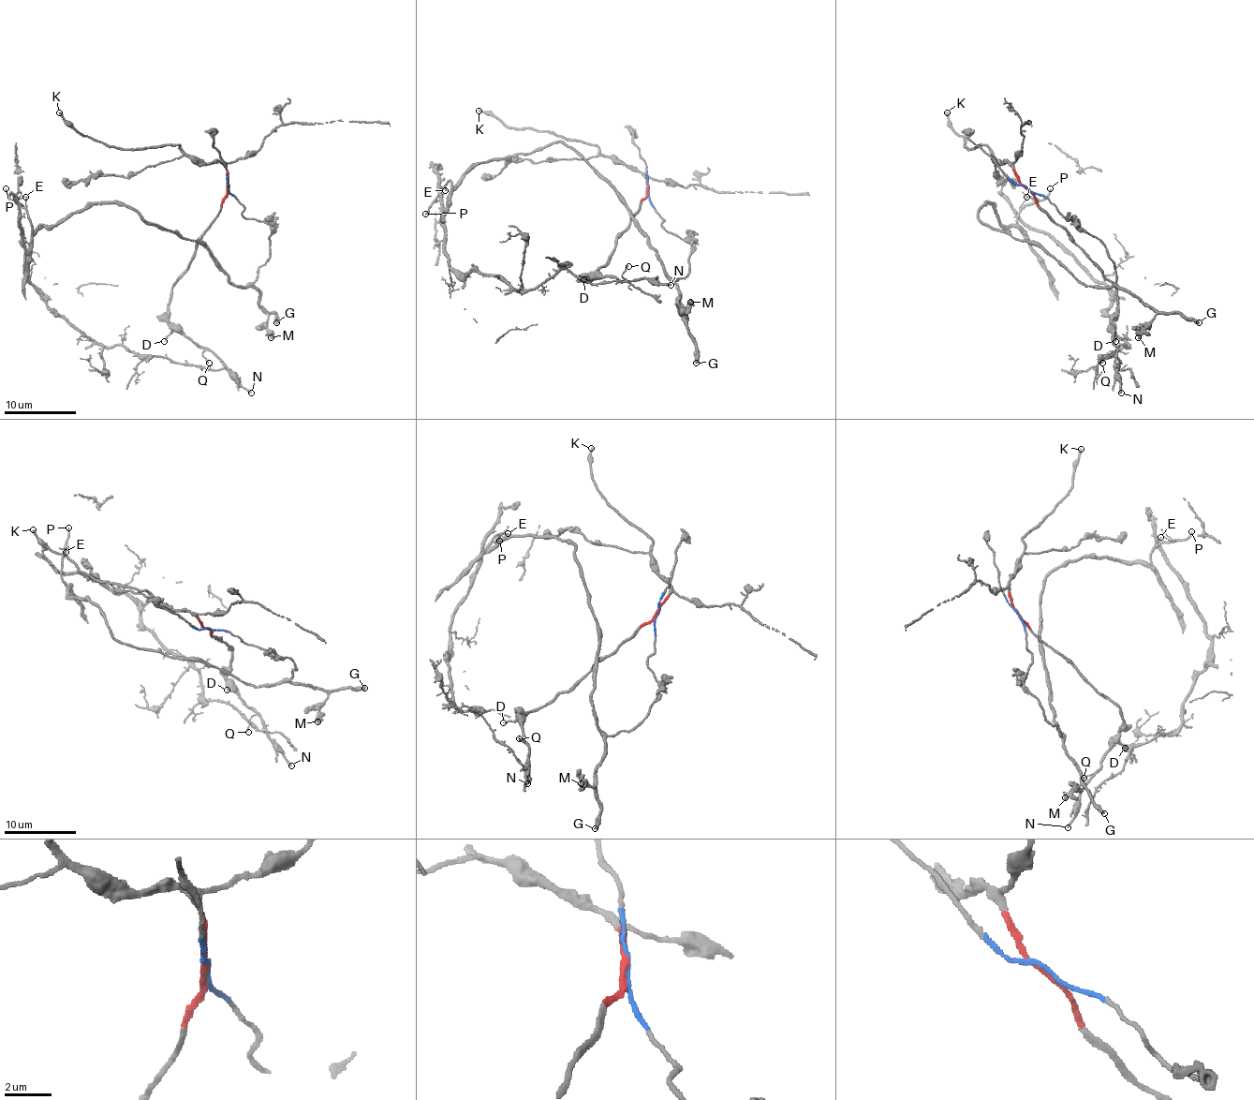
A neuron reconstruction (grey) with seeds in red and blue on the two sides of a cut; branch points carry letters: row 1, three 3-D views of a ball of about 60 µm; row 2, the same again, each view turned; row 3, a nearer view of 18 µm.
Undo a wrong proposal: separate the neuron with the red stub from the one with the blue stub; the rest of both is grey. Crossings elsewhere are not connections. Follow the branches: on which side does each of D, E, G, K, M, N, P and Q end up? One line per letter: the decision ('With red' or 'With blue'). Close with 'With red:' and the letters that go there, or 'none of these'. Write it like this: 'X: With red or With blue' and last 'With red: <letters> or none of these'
D: With red
E: With blue
G: With blue
K: With red
M: With blue
N: With red
P: With blue
Q: With red
With red: D, K, N, Q

